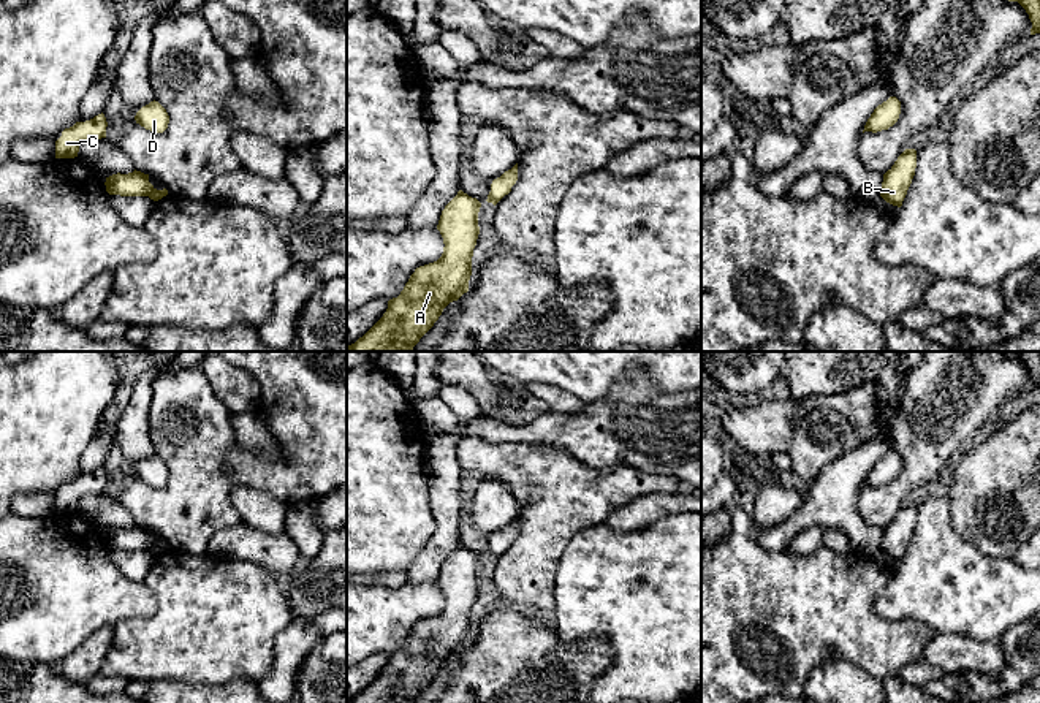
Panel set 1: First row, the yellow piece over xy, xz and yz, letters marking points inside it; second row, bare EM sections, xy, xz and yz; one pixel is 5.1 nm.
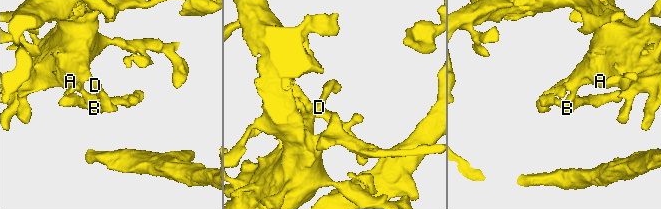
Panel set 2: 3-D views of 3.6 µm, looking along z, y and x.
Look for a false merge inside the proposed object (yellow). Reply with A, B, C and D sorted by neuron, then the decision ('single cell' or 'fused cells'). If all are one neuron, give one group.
A B C D | single cell

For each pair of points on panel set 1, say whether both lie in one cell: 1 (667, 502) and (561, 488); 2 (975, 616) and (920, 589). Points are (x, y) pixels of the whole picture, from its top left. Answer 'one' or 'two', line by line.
1: two
2: one

